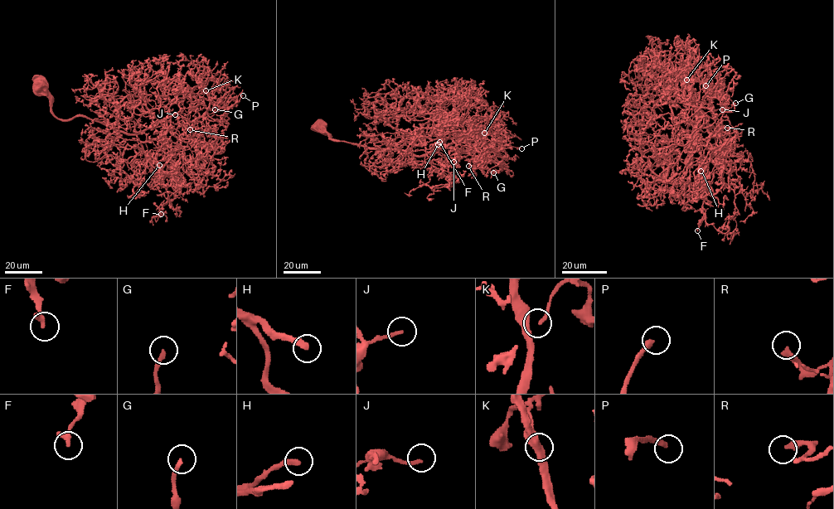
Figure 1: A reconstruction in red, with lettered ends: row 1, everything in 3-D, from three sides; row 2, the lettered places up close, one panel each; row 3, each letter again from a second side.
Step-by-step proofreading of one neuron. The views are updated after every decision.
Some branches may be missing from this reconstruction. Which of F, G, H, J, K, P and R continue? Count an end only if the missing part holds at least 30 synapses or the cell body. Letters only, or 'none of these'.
G, H, P

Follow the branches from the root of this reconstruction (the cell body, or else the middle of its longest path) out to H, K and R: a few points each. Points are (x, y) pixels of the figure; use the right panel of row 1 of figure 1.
H: (681, 71), (697, 115), (701, 111), (707, 131), (715, 128), (695, 125), (691, 143), (706, 160), (700, 171)
K: (681, 71), (697, 115), (704, 113), (713, 133), (699, 109), (684, 103), (685, 68), (692, 70), (686, 79)
R: (681, 71), (697, 115), (701, 111), (707, 131), (715, 128), (697, 121), (694, 130), (707, 138), (727, 128)

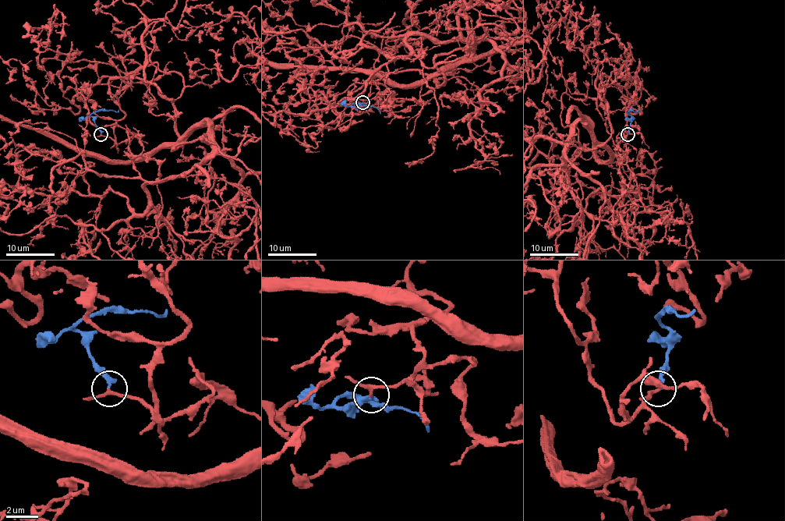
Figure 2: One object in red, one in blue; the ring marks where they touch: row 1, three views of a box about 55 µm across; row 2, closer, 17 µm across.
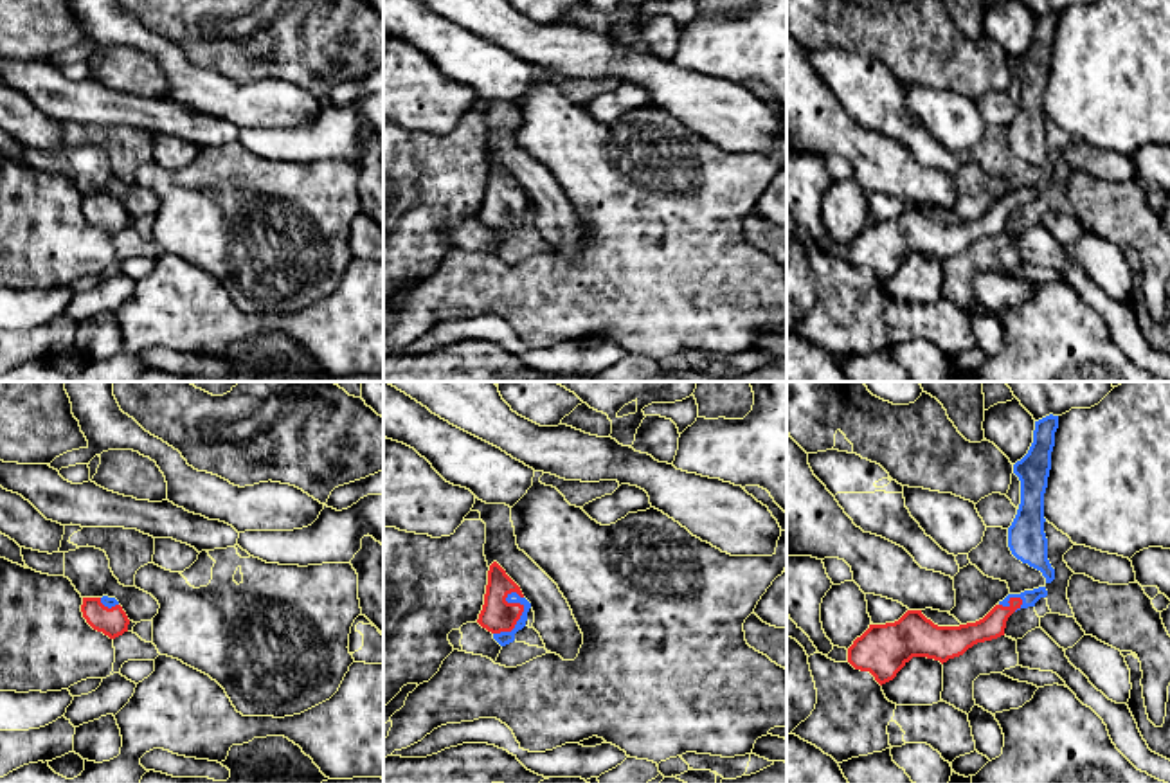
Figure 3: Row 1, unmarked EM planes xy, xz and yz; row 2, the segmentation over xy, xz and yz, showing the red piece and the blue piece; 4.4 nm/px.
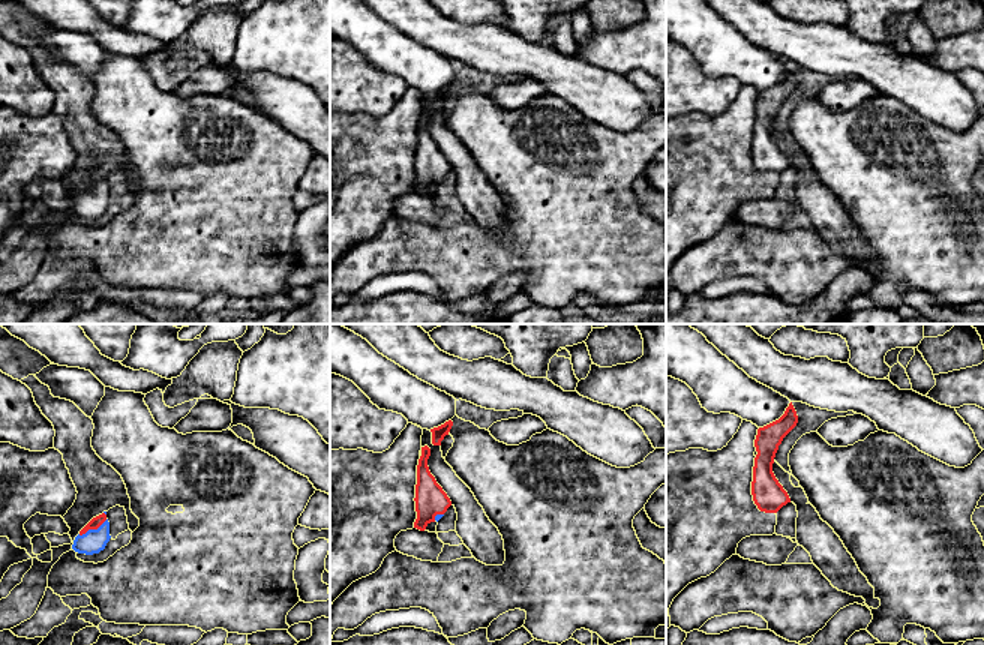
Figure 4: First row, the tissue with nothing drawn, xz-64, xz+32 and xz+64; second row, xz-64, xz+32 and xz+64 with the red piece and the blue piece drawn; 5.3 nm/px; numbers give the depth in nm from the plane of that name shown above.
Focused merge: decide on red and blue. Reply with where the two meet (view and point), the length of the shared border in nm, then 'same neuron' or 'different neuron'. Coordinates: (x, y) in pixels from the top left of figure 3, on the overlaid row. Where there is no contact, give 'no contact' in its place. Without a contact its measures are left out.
xz (521, 614) | 220 nm | same neuron

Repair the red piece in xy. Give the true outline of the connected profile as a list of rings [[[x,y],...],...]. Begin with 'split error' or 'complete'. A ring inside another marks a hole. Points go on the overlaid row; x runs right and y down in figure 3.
split error; [[[83,598],[81,612],[94,630],[110,639],[128,632],[130,619],[115,598]]]

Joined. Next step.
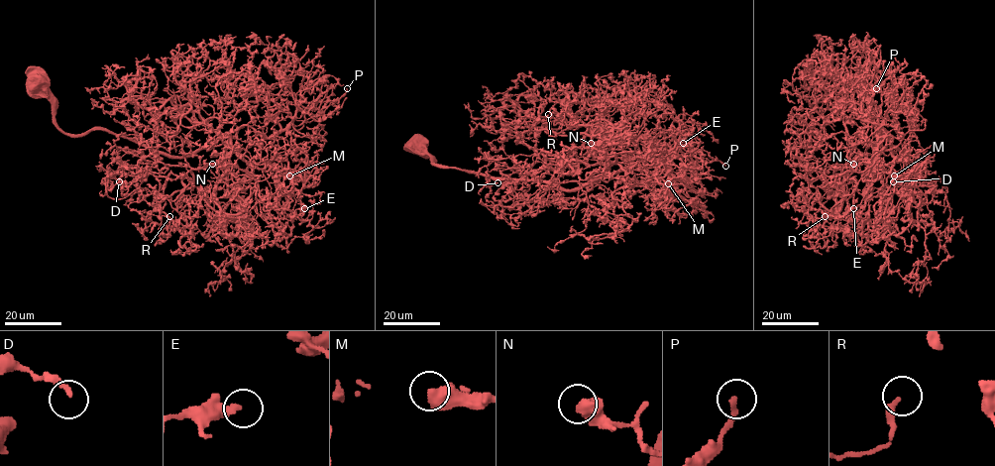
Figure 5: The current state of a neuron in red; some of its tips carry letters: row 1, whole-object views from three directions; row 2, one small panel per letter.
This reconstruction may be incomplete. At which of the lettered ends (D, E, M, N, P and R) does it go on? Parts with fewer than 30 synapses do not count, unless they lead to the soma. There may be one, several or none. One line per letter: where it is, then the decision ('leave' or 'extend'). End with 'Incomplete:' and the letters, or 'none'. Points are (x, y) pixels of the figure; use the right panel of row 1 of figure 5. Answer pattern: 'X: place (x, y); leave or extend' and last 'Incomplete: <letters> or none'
D: place (893, 181); leave
E: place (853, 208); leave
M: place (894, 175); leave
N: place (853, 164); leave
P: place (876, 88); leave
R: place (825, 216); leave
Incomplete: none

